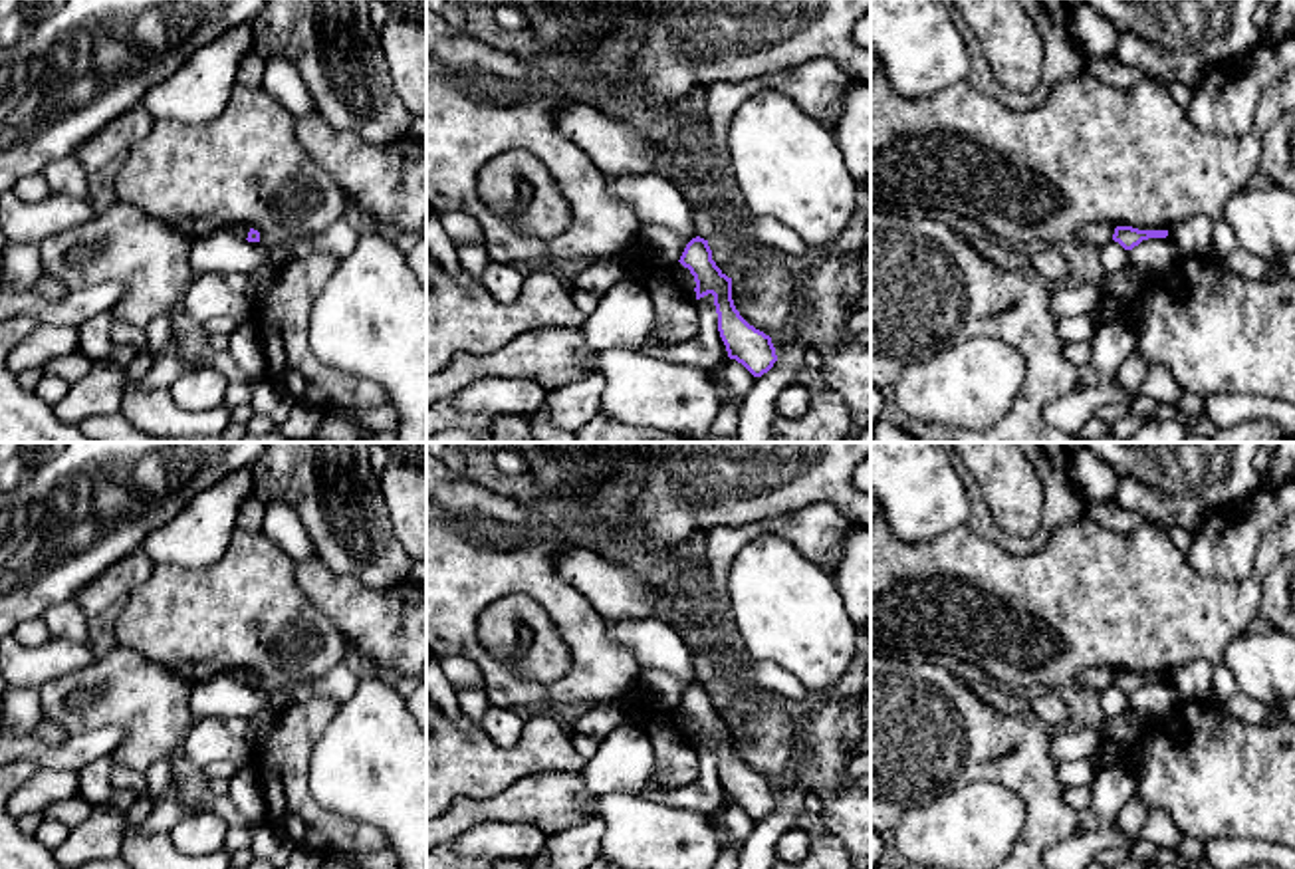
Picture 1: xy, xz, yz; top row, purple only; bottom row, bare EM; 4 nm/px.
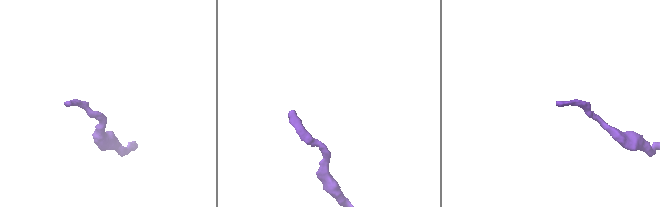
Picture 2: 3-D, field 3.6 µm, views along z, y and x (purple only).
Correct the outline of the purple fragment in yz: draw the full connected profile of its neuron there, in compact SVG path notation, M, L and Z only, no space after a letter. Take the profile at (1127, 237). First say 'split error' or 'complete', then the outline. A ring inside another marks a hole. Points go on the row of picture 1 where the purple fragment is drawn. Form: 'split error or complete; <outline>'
complete; M1117 226L1113 240L1118 242L1124 250L1132 250L1142 240L1166 238L1166 236L1168 236L1168 230L1138 230L1138 228L1132 228L1132 226Z

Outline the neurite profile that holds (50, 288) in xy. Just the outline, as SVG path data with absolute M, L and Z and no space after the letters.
M42 274L34 292L52 302L59 302L61 298L69 294L69 290L59 280L52 278L50 274Z

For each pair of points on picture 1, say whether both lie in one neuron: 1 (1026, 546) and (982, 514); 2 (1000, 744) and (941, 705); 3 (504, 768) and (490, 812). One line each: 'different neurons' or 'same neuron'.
1: same neuron
2: same neuron
3: different neurons

